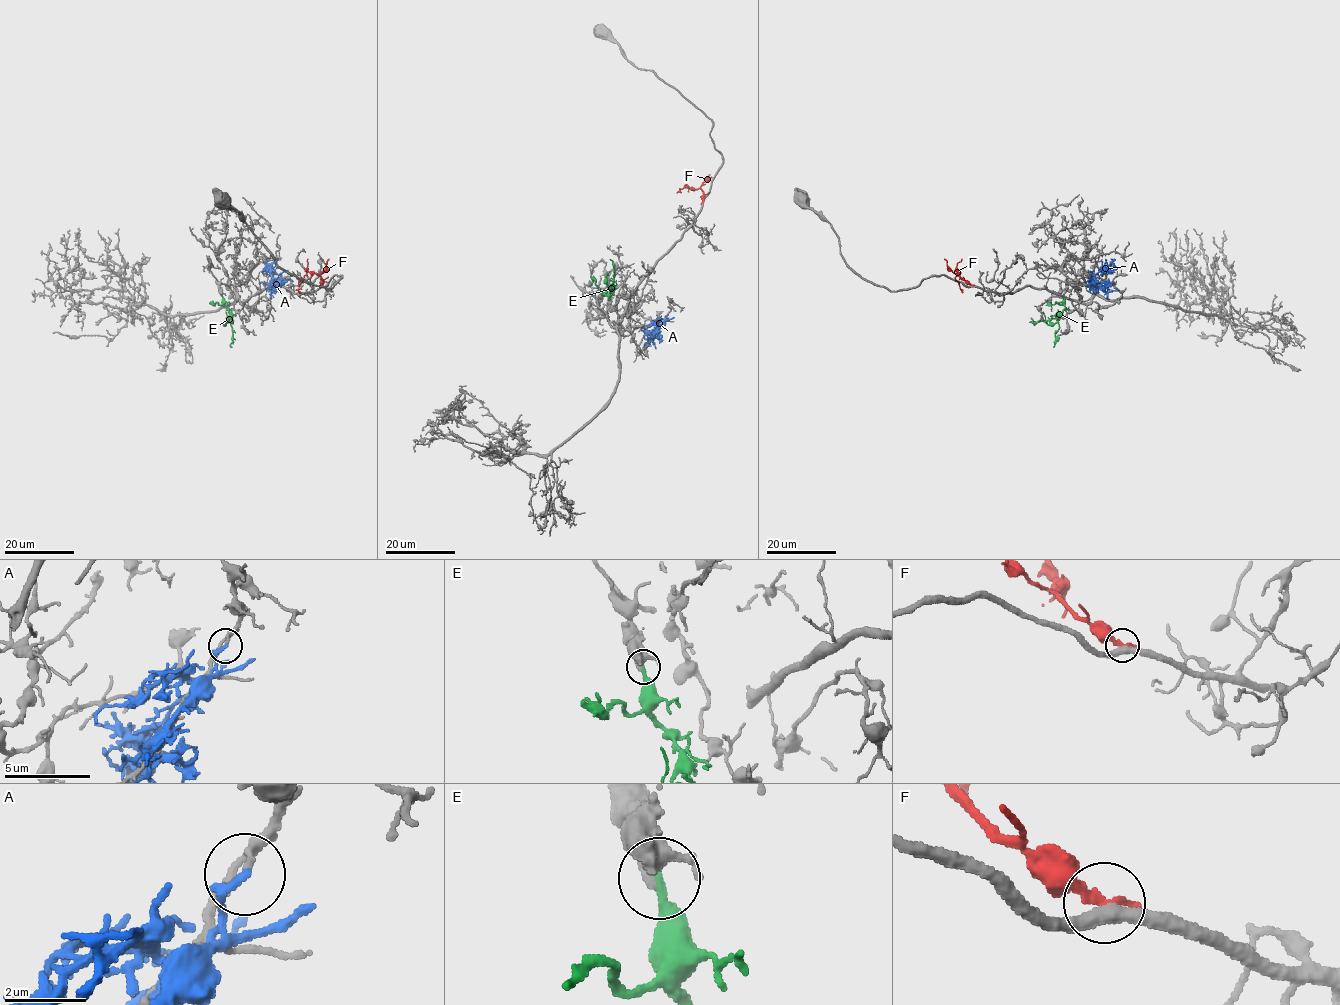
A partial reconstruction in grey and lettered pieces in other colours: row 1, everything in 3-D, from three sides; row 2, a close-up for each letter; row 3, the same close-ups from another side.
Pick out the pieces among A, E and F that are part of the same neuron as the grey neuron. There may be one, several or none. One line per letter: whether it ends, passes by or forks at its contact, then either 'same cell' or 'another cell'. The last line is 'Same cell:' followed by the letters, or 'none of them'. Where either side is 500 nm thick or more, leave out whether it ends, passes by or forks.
A: it ends there; another cell
E: it ends there; same cell
F: it ends there; another cell
Same cell: E

